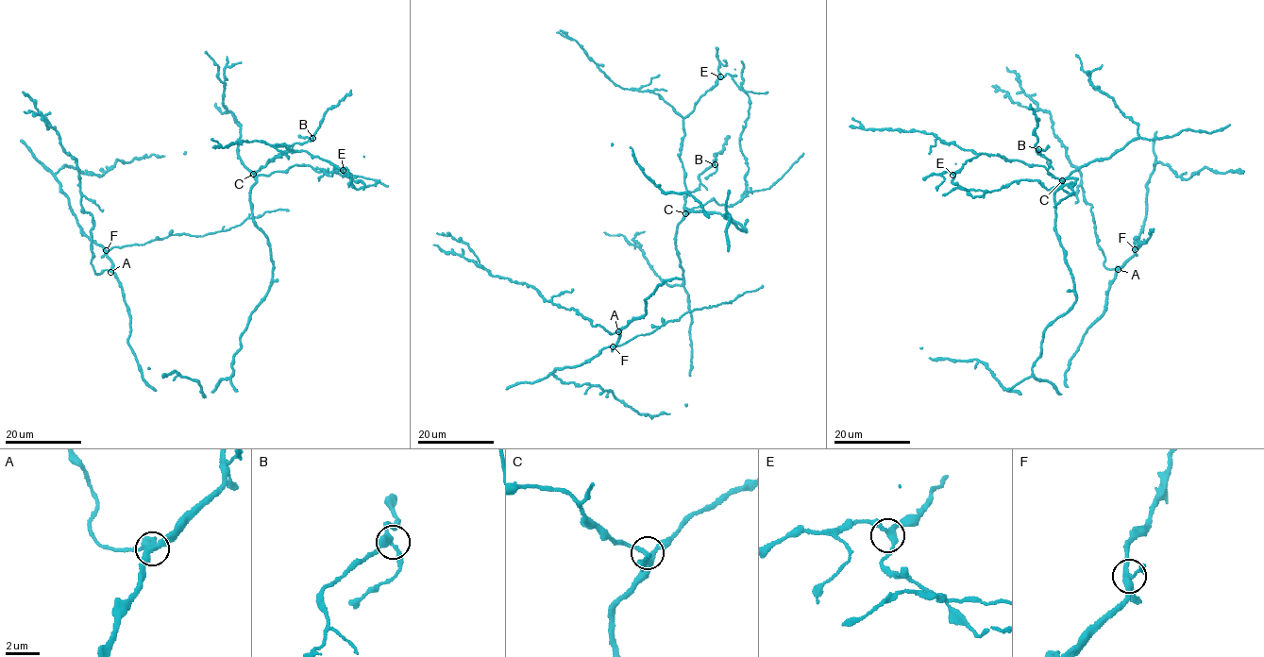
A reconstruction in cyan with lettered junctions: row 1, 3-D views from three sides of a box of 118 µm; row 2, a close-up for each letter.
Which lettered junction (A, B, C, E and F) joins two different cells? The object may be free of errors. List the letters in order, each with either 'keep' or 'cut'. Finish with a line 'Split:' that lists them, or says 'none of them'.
A: keep
B: keep
C: keep
E: keep
F: cut
Split: F

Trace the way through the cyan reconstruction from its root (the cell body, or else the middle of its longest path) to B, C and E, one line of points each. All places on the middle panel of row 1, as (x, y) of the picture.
B: (728, 223), (724, 213), (746, 231), (719, 213), (683, 209), (688, 192), (699, 187), (699, 174), (715, 164)
C: (728, 223), (728, 213), (724, 213), (746, 231), (739, 224), (719, 213), (687, 209), (685, 213)
E: (728, 223), (724, 213), (746, 231), (719, 213), (685, 211), (687, 193), (680, 158), (683, 120), (720, 76)

